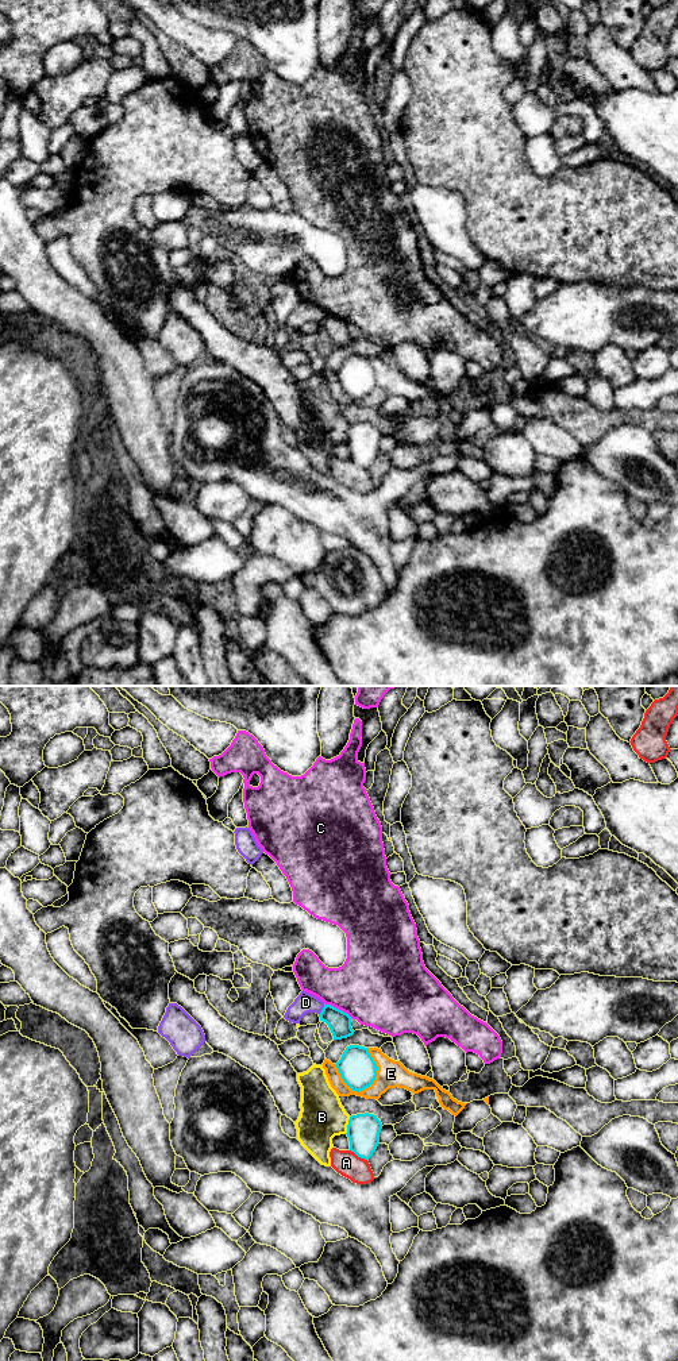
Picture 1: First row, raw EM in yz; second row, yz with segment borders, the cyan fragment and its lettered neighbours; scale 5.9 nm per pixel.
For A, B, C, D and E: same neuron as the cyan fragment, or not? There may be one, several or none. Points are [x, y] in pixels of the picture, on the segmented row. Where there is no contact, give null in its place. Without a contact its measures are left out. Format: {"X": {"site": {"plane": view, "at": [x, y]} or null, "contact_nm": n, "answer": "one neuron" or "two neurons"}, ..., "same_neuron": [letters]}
{"A": {"site": {"plane": "yz", "at": [358, 1156]}, "contact_nm": 120, "answer": "two neurons"}, "B": {"site": {"plane": "yz", "at": [347, 1125]}, "contact_nm": 110, "answer": "two neurons"}, "C": {"site": {"plane": "yz", "at": [338, 1009]}, "contact_nm": 200, "answer": "two neurons"}, "D": {"site": {"plane": "yz", "at": [323, 1009]}, "contact_nm": 80, "answer": "two neurons"}, "E": {"site": {"plane": "yz", "at": [353, 1090]}, "contact_nm": 280, "answer": "two neurons"}, "same_neuron": []}

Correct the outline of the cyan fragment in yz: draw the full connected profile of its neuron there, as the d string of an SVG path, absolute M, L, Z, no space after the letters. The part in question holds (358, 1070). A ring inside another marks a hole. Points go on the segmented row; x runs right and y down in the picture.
M359 1045L347 1046L340 1060L336 1063L336 1068L343 1082L357 1092L370 1087L378 1071L369 1049Z

